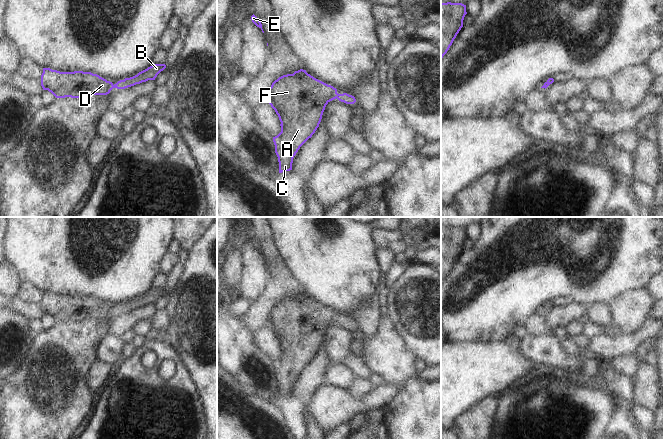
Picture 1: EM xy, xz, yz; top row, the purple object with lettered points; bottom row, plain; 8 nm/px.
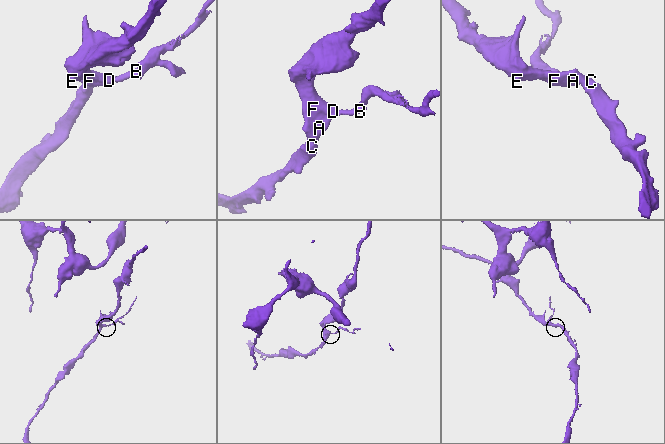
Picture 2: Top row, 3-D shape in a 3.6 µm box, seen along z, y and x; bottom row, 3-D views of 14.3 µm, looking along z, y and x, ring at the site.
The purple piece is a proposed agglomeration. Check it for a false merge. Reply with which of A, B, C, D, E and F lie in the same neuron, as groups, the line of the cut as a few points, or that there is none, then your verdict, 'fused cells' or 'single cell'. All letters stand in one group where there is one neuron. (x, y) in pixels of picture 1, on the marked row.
A B C D E F | no cut | single cell

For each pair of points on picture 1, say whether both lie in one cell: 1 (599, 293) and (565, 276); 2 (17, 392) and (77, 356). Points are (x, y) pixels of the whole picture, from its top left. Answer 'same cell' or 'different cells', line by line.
1: same cell
2: same cell

